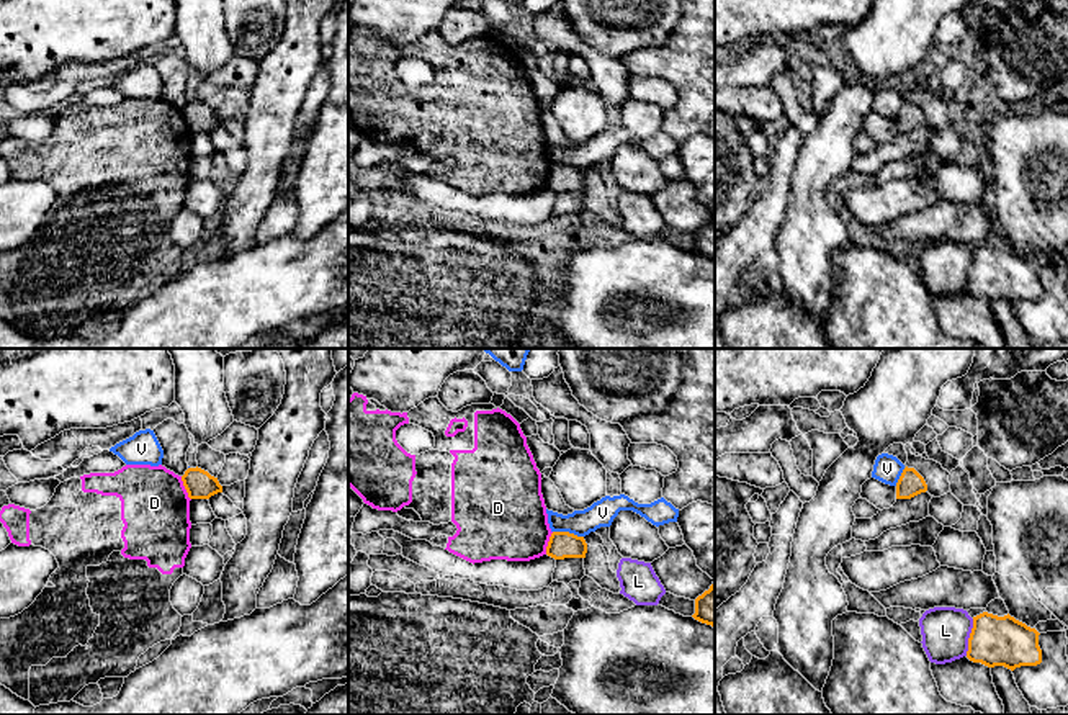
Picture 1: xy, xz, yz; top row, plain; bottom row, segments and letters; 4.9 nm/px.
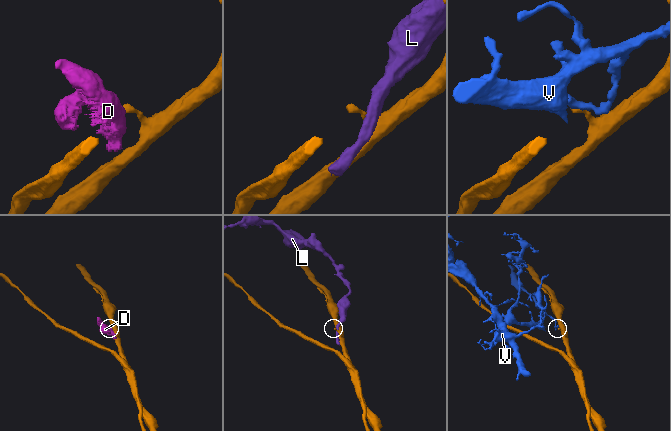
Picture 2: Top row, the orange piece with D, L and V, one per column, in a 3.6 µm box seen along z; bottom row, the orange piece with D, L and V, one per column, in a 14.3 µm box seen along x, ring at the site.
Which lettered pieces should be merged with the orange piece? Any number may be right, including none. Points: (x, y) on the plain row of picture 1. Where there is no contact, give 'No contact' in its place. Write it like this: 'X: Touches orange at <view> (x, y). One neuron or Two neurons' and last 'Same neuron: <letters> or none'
D: Touches orange at xy (185, 121). Two neurons
L: Touches orange at yz (970, 270). Two neurons
V: Touches orange at xz (568, 166). Two neurons
Same neuron: none

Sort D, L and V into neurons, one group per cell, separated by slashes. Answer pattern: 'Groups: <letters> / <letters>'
Groups: D / L / V

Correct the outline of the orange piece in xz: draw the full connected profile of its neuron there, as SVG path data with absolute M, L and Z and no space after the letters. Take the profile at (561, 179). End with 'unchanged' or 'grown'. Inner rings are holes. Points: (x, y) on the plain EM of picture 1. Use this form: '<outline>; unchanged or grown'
M553 165L546 180L546 188L554 193L586 191L587 177L584 170L569 165Z; unchanged

